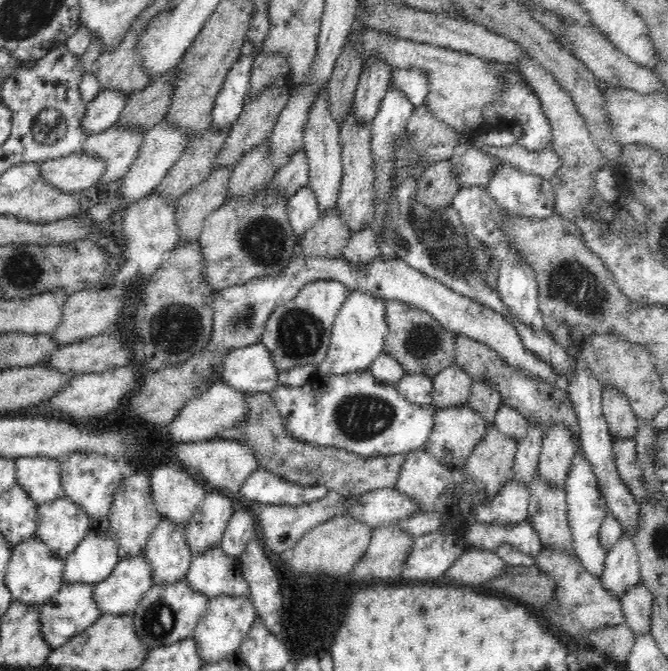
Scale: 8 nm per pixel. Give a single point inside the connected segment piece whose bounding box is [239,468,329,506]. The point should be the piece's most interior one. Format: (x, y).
(262, 487)

